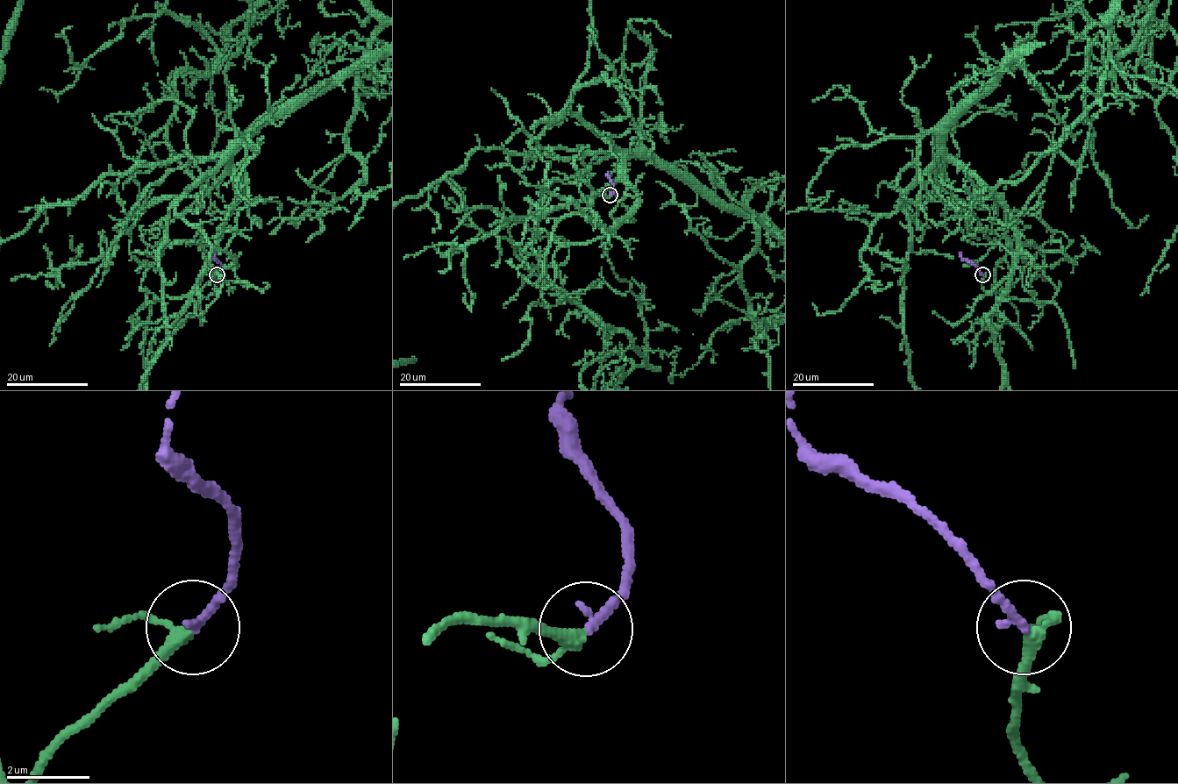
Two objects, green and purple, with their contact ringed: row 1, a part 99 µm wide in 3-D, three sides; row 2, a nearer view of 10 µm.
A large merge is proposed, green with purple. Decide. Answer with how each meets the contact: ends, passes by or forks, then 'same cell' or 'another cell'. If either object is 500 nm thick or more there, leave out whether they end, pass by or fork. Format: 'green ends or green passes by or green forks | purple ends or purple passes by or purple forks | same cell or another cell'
green passes by | purple ends | same cell

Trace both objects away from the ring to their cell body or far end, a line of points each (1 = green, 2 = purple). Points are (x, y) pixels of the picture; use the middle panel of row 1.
1: (610, 196), (596, 195), (589, 212), (603, 229), (637, 202), (626, 178), (627, 159), (651, 158), (684, 179)
2: (610, 196), (614, 186), (608, 172)

